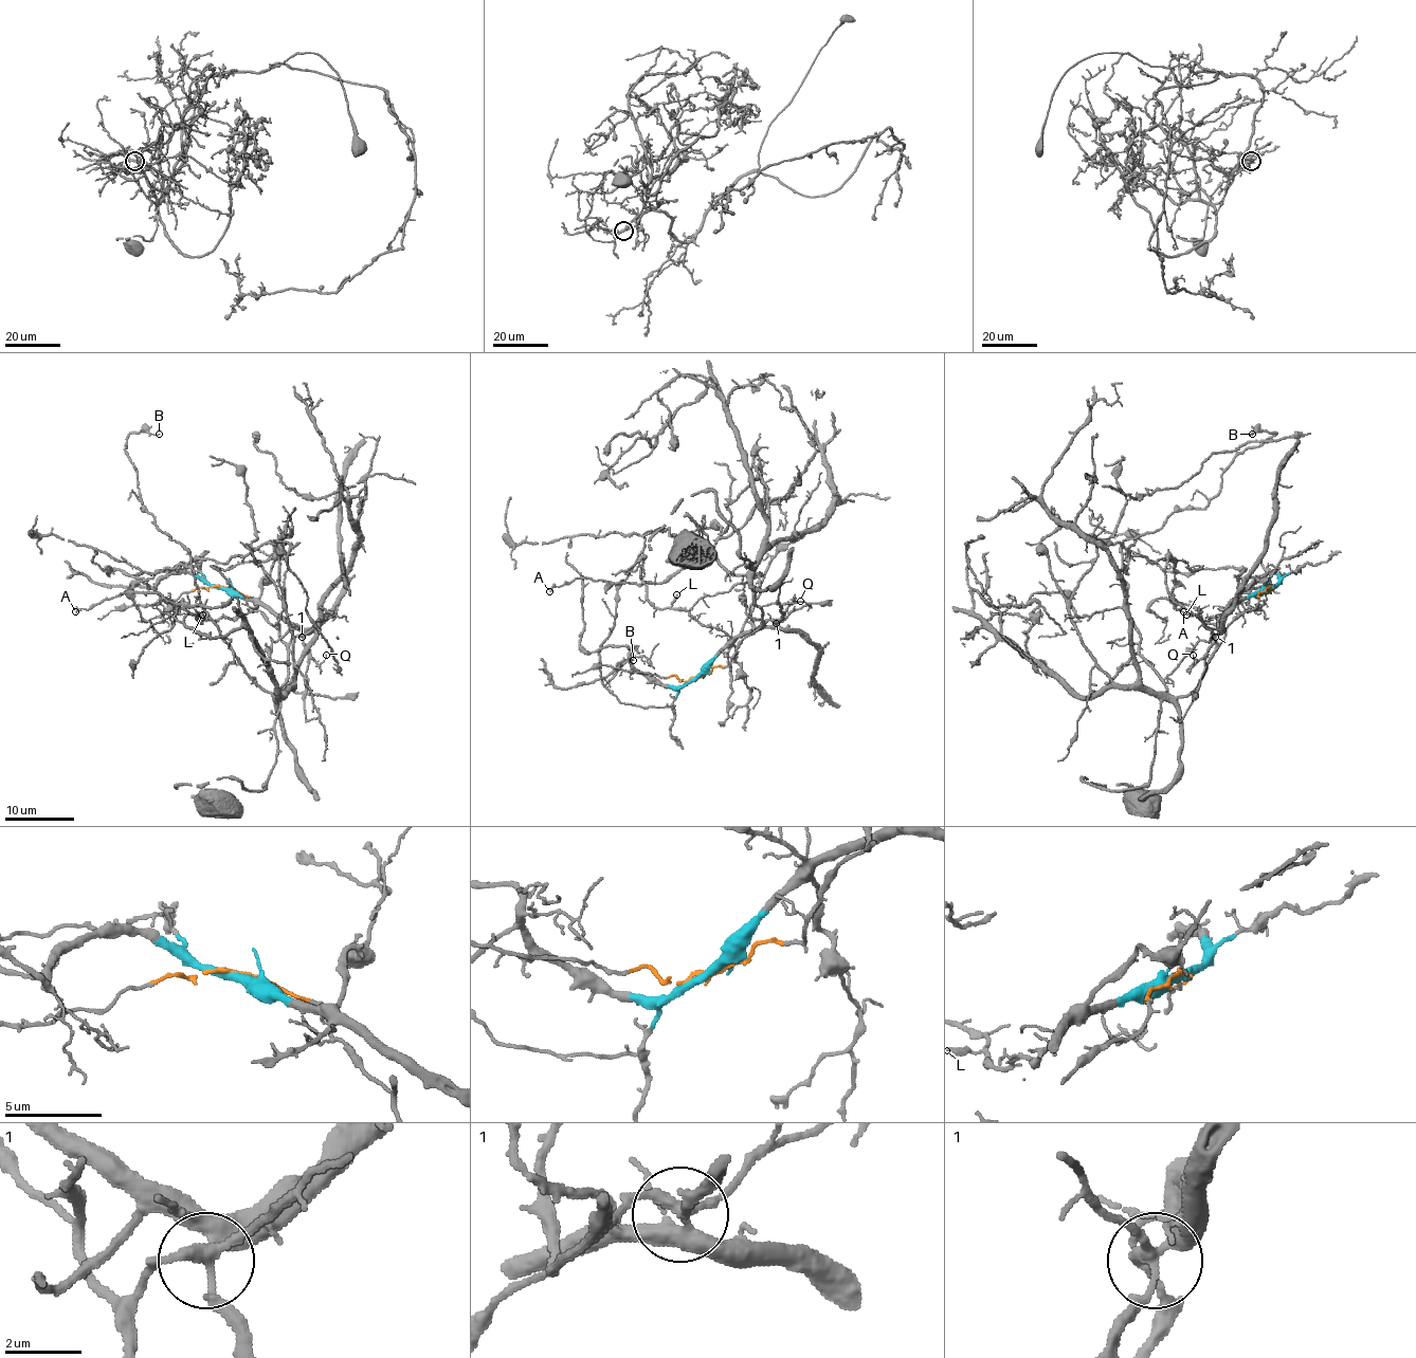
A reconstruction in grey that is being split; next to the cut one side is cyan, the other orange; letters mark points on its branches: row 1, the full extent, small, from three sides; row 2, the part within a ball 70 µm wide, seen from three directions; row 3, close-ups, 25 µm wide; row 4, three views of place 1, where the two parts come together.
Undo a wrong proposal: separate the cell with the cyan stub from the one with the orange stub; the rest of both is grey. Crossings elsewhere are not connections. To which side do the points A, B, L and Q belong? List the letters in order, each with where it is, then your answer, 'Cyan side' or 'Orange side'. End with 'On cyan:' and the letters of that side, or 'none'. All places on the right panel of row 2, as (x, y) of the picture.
A: Place: (1183, 611). Orange side
B: Place: (1252, 434). Orange side
L: Place: (1186, 615). Cyan side
Q: Place: (1193, 655). Cyan side
On cyan: L, Q

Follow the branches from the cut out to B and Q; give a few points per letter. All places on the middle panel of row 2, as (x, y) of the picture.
B: (696, 679), (729, 666), (761, 607), (743, 574), (669, 529), (645, 536), (616, 593), (601, 680), (634, 659)
Q: (696, 679), (732, 640), (773, 628), (794, 602), (800, 601)

